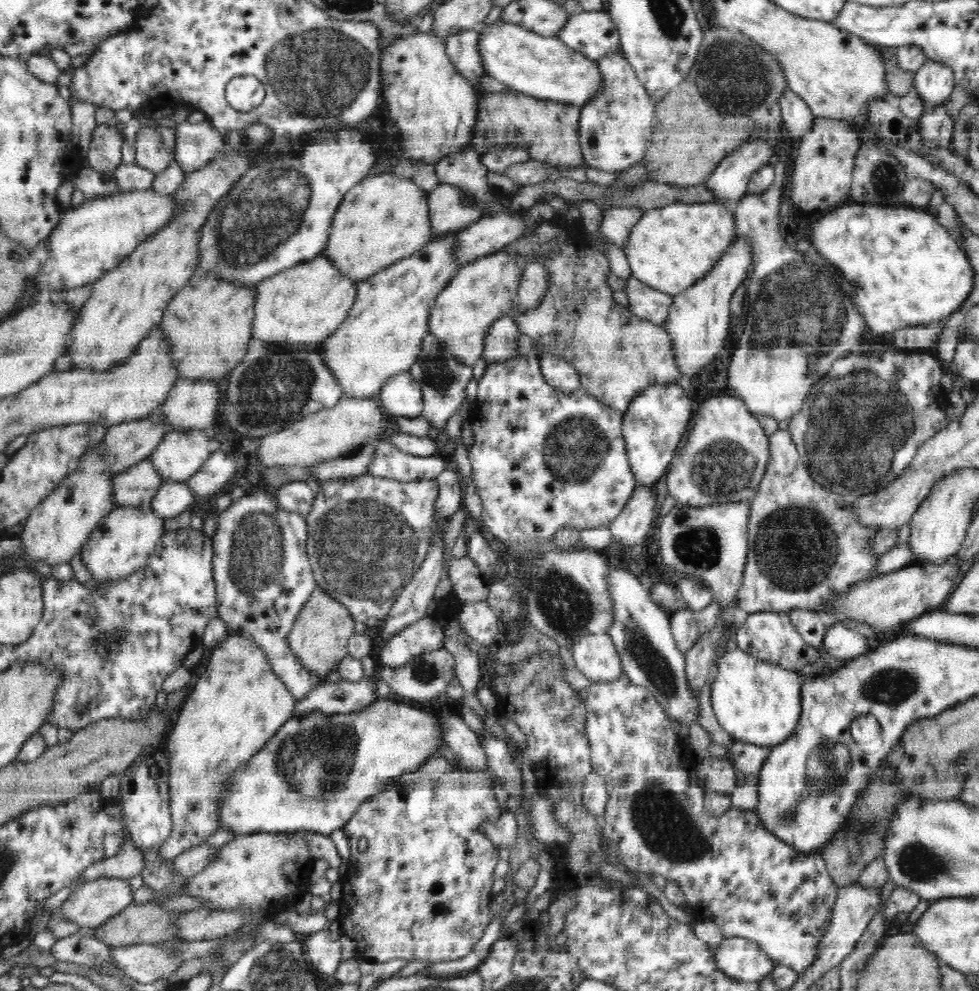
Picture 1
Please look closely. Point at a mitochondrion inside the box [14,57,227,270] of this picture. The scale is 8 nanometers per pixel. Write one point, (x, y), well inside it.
(108, 183)

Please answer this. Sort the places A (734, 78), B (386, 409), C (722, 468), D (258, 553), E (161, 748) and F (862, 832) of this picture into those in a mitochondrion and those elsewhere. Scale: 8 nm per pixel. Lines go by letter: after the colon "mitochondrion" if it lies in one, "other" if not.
A: mitochondrion
B: other
C: mitochondrion
D: mitochondrion
E: other
F: mitochondrion

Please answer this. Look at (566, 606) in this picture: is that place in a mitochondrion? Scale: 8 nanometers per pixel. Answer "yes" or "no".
yes

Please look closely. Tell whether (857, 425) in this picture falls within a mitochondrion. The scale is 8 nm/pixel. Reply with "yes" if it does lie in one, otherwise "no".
yes

